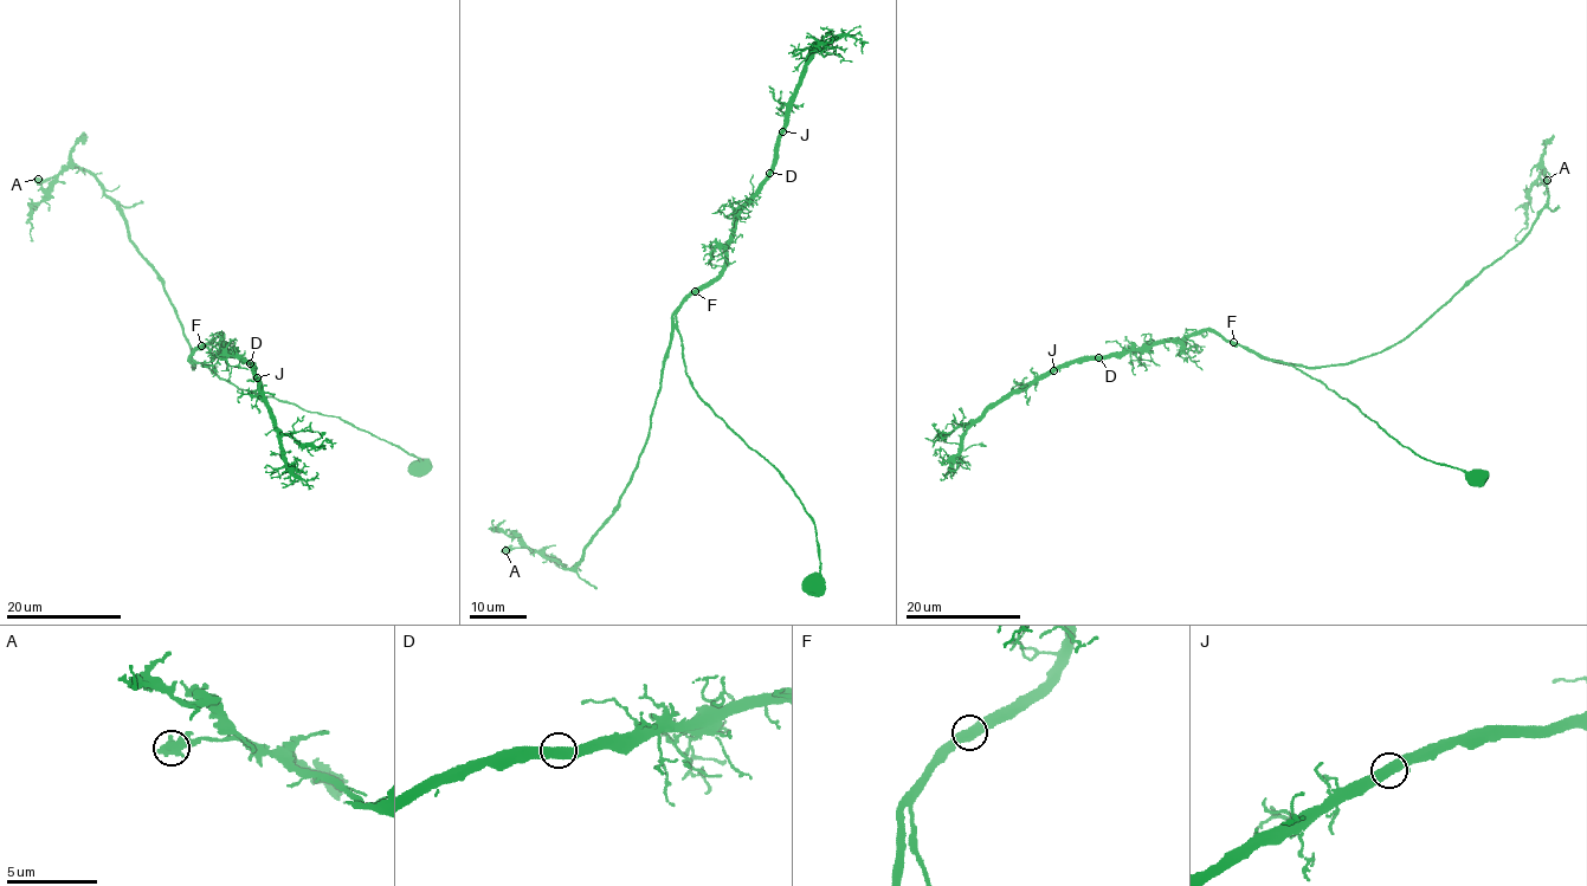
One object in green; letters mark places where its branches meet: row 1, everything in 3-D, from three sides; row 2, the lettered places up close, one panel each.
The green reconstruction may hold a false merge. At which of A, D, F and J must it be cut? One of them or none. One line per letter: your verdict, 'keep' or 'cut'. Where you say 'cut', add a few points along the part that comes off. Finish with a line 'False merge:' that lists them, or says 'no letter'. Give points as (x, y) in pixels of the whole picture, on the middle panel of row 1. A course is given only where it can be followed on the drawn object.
A: keep
D: keep
F: keep
J: keep
False merge: no letter

